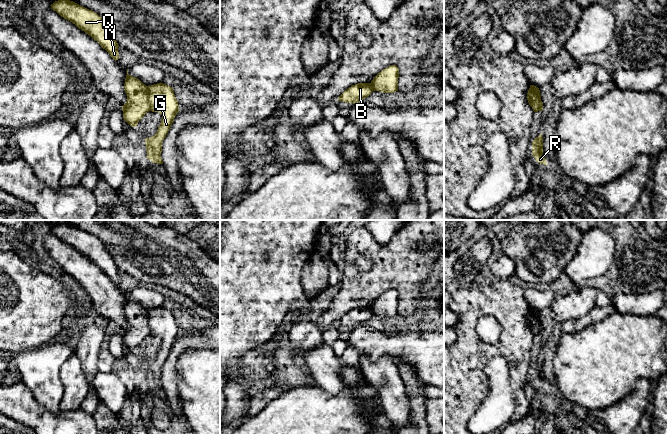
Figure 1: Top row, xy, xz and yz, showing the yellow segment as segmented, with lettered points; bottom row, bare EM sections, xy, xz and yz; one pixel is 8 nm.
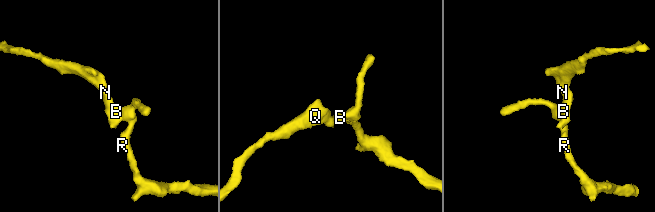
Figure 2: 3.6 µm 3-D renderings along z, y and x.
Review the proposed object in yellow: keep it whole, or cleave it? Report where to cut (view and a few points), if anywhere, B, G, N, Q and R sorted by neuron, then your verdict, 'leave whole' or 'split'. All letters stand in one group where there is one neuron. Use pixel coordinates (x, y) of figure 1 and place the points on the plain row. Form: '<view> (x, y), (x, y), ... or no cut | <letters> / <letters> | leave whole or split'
xy (147, 310), (147, 323), (151, 334) | B N Q / G R | split

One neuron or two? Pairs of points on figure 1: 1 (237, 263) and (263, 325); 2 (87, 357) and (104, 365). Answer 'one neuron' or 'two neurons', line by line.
1: one neuron
2: two neurons

